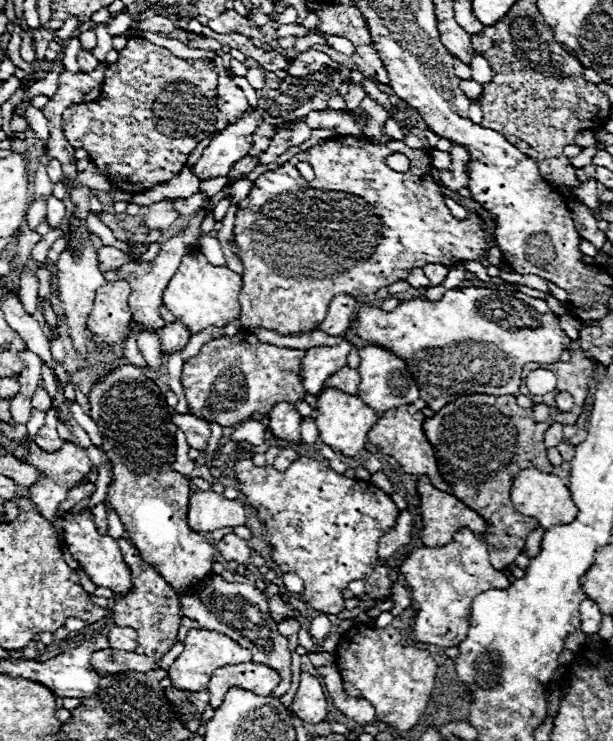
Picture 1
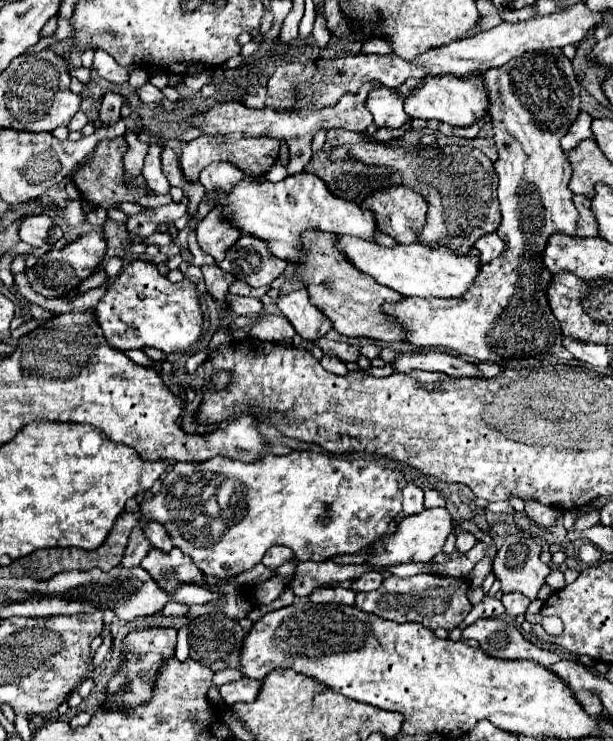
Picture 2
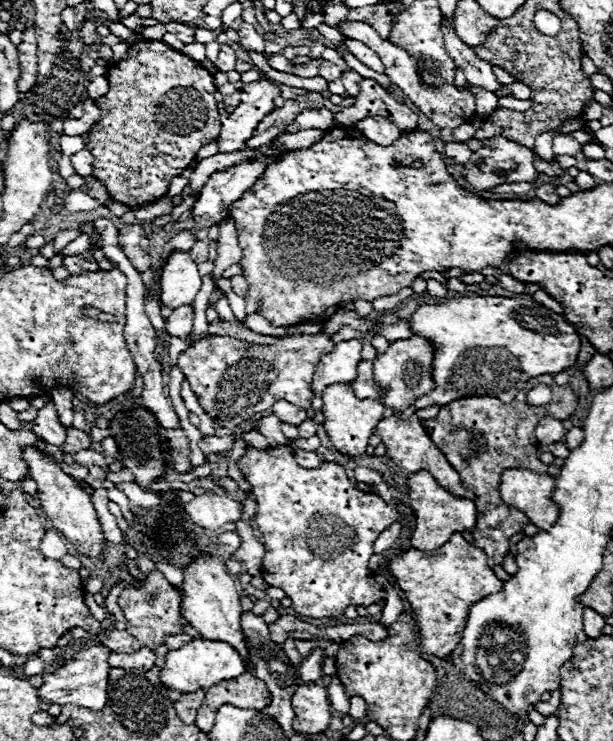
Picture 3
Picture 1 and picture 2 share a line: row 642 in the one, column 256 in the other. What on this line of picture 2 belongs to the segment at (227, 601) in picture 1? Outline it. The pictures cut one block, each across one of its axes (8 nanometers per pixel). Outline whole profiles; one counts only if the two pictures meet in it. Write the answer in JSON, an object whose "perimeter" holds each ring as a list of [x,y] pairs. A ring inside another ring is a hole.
{"perimeter":[[[240,236],[218,266],[230,272],[236,280],[244,280],[248,286],[260,288],[270,286],[272,280],[284,272],[288,262],[270,256],[262,240],[254,240],[254,236]]]}

